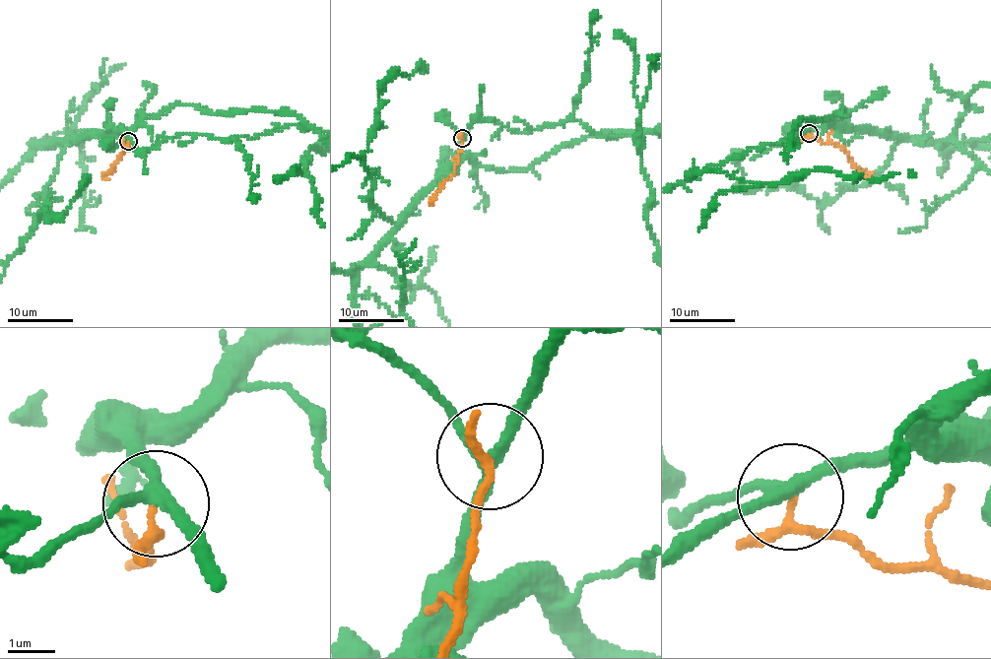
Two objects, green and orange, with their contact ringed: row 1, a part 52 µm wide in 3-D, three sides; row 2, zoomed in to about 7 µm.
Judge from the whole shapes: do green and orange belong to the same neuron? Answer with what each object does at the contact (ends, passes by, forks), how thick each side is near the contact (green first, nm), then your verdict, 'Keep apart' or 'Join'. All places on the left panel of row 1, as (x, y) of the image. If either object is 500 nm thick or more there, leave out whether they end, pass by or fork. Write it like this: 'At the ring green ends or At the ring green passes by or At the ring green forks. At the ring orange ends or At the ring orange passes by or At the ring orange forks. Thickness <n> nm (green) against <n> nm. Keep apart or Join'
At the ring green forks. At the ring orange passes by. Thickness 240 nm (green) against 140 nm. Keep apart

